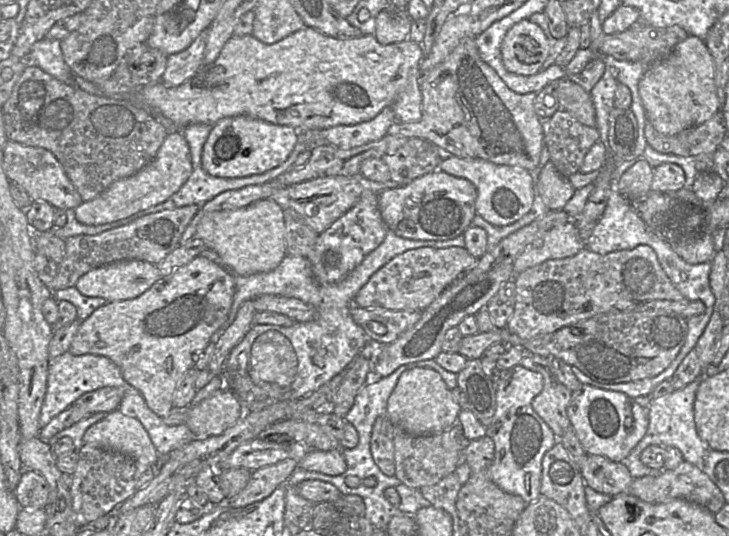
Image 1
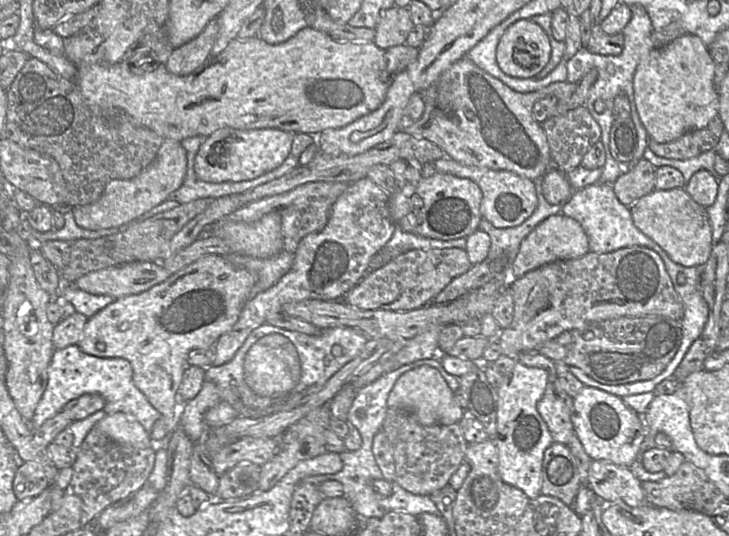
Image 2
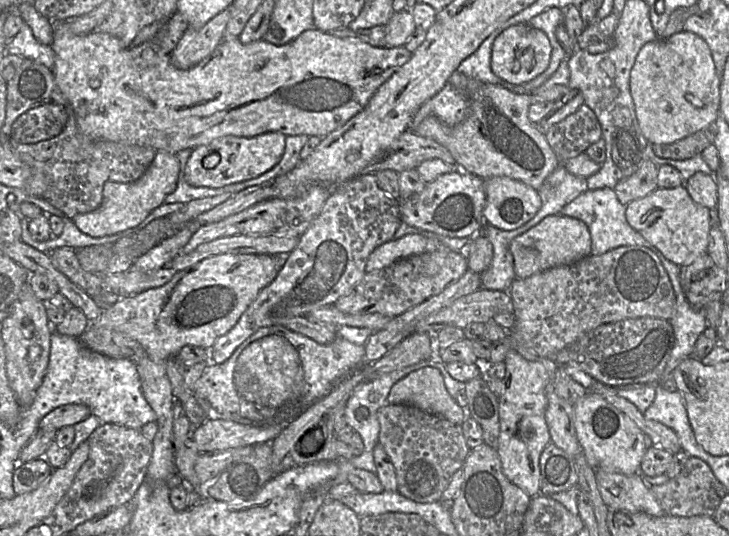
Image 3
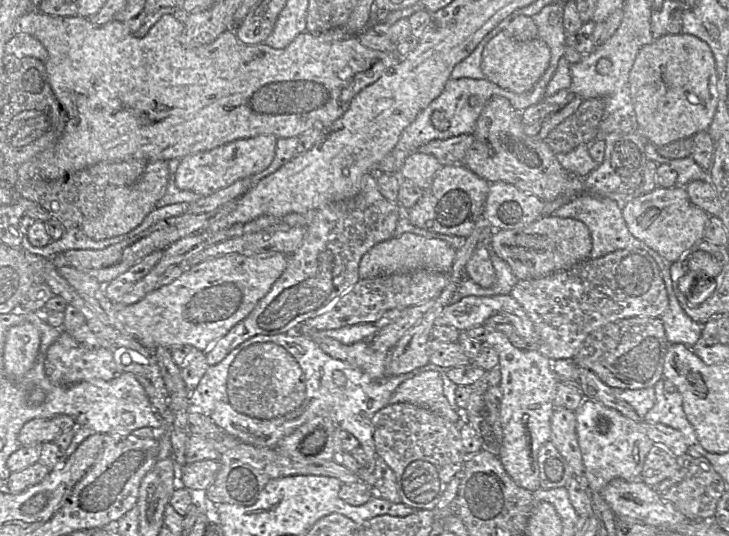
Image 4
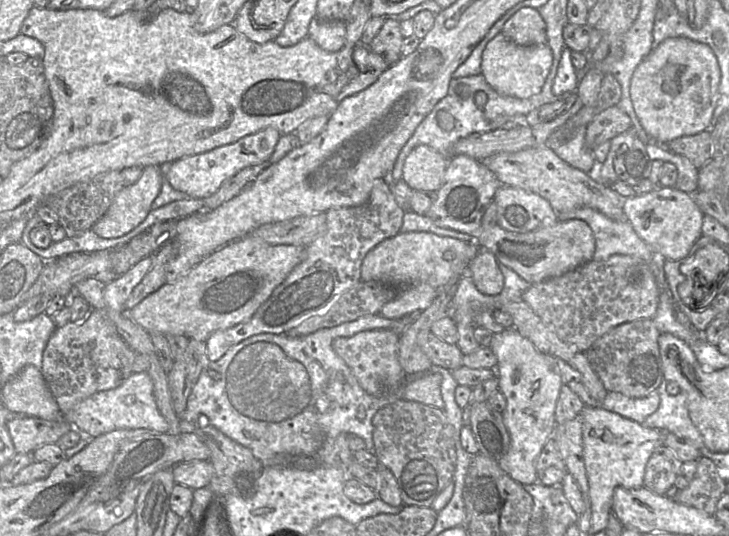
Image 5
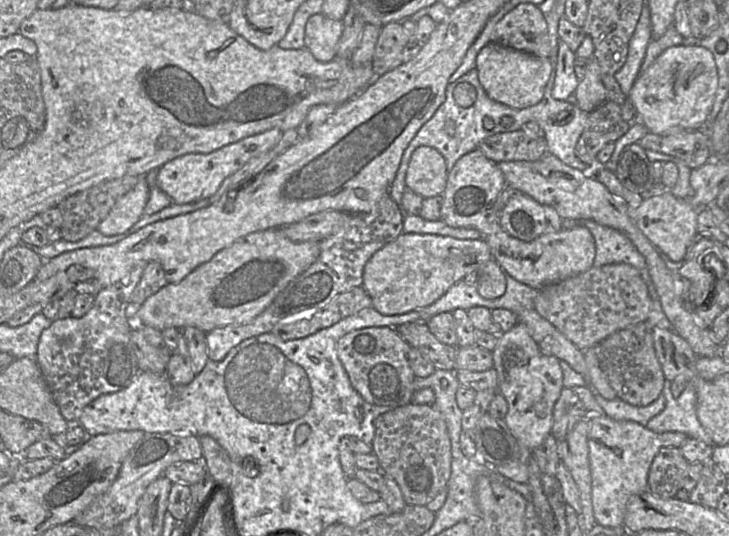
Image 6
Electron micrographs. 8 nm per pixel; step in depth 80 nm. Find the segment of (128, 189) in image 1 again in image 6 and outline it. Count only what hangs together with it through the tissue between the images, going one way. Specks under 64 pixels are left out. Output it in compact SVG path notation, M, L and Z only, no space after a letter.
M145 176L137 177L137 184L116 201L106 218L98 225L97 231L103 235L122 234L143 216L149 199L149 187Z

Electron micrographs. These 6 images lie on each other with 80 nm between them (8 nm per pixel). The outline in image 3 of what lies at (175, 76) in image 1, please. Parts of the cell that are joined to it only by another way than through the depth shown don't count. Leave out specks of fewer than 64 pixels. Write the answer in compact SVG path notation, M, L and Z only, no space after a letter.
M230 8L218 13L203 27L188 27L170 55L172 64L179 69L197 65L221 43L230 19Z

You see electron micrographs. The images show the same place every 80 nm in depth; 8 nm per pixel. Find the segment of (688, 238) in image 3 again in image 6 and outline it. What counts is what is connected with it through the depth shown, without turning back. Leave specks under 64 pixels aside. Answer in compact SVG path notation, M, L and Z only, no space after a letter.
M670 190L660 195L644 199L638 207L627 206L630 219L646 238L672 261L681 261L697 234L697 216L699 209L688 199L675 197Z

